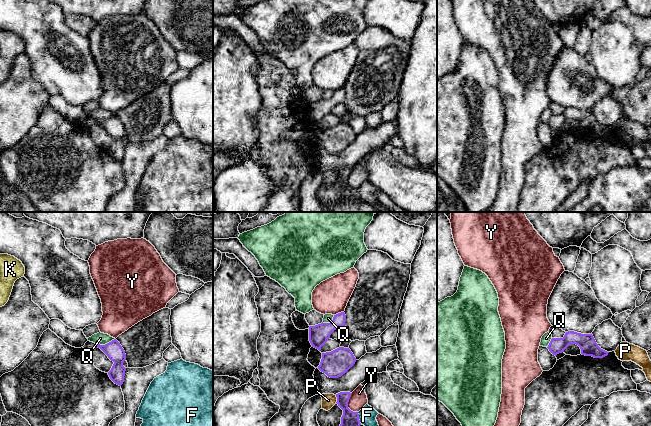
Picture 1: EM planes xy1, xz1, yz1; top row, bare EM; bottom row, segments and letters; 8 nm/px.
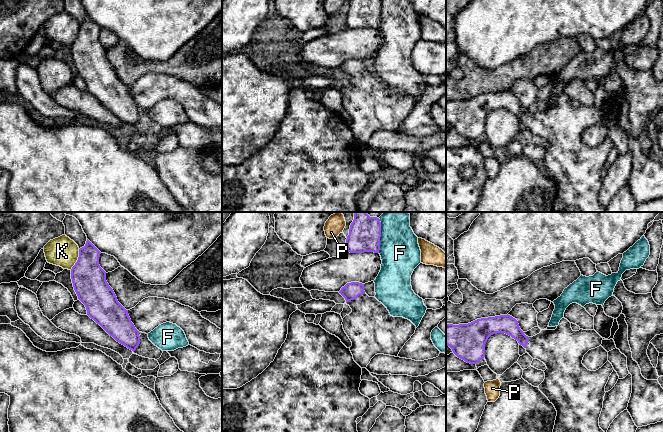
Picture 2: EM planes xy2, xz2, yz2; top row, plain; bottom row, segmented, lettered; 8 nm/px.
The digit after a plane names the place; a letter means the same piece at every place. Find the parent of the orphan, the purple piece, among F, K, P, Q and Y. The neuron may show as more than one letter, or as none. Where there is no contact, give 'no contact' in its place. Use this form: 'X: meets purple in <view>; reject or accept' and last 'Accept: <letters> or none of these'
F: meets purple in xz2; reject
K: meets purple in xy2; reject
P: meets purple in xz1; reject
Q: meets purple in xy1; reject
Y: meets purple in xz1; reject
Accept: none of these

